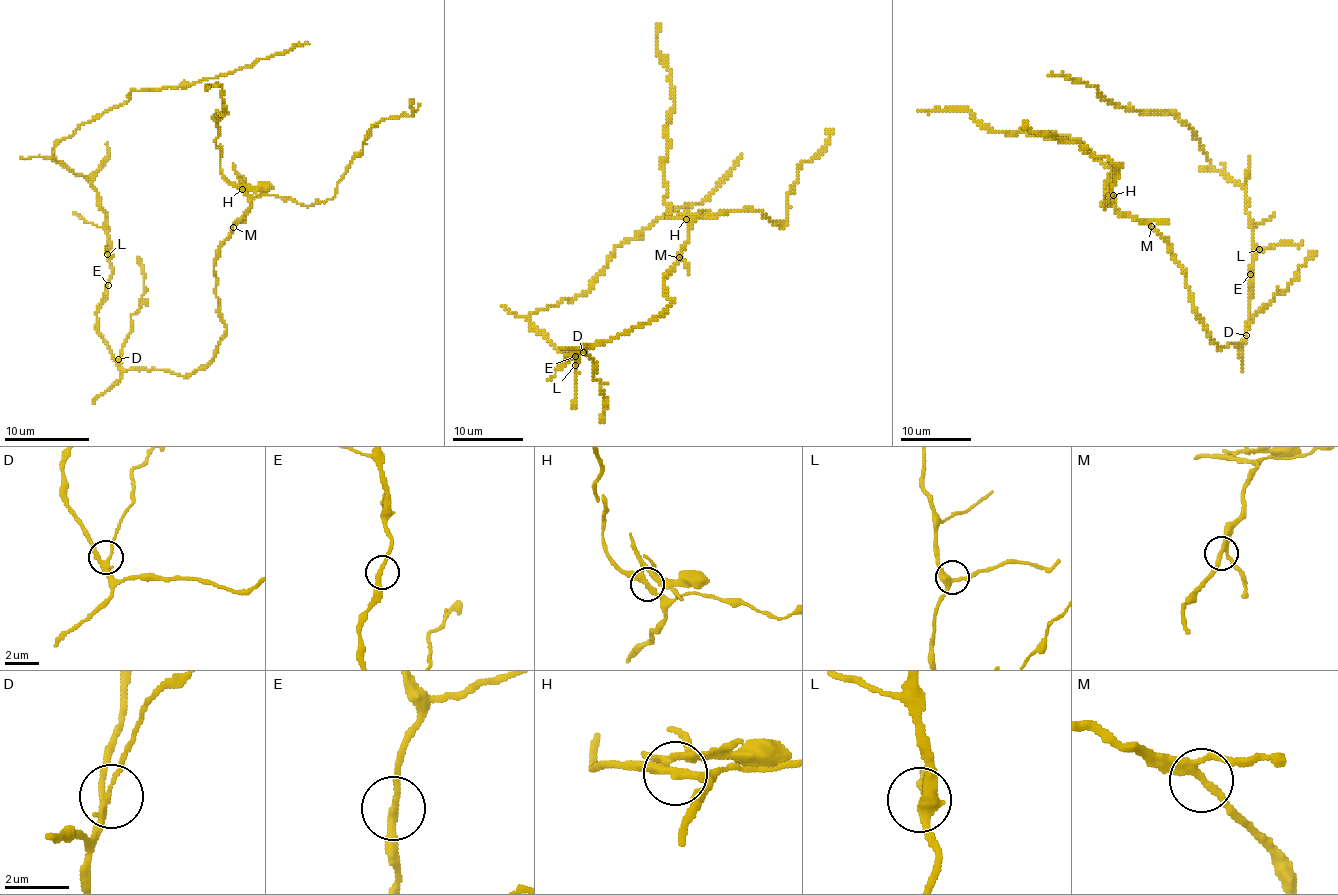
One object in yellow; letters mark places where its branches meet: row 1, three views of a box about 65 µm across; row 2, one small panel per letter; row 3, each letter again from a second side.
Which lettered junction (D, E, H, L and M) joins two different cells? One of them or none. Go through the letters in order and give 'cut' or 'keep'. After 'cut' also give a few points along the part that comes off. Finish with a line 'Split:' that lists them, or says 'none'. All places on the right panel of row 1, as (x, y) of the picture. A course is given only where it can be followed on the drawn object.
D: keep
E: keep
H: cut
L: keep
M: keep
Split: H

